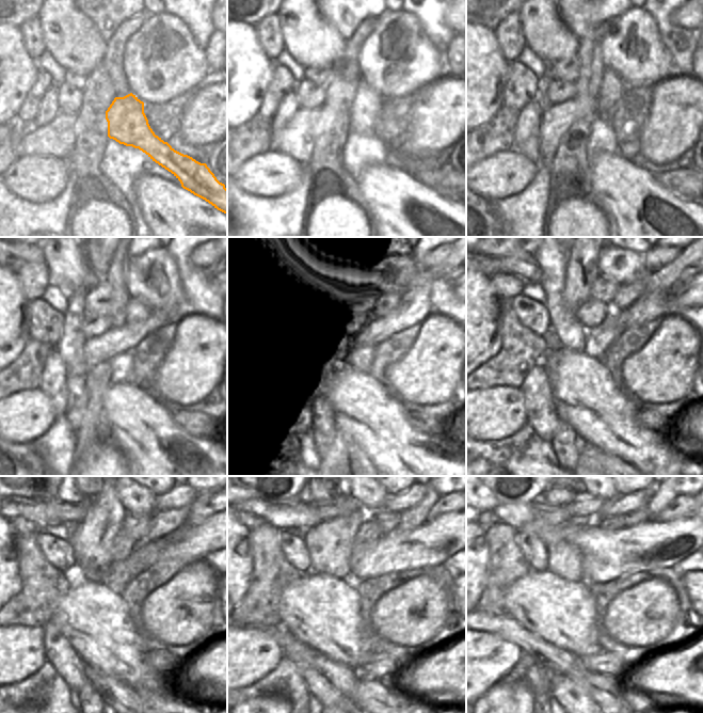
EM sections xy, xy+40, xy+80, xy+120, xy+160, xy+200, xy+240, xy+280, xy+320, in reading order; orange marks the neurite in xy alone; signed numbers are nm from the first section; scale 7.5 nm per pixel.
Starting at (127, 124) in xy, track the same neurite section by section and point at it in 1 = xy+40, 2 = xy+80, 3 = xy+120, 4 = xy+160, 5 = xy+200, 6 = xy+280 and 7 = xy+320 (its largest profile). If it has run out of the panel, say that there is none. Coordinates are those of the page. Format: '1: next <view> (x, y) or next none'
1: next xy+40 (366, 107)
2: next xy+80 (611, 89)
3: next xy+120 (136, 311)
4: next xy+160 (381, 301)
5: next xy+200 (627, 294)
6: next xy+280 (414, 517)
7: next xy+320 (662, 497)

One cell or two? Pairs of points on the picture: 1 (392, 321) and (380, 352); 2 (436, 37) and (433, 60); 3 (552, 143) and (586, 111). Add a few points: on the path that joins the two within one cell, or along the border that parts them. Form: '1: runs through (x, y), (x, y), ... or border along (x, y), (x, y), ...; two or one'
1: border along (406, 328), (393, 333), (374, 347); two
2: border along (421, 26), (429, 41), (443, 56); two
3: runs through (553, 132), (575, 111); one

